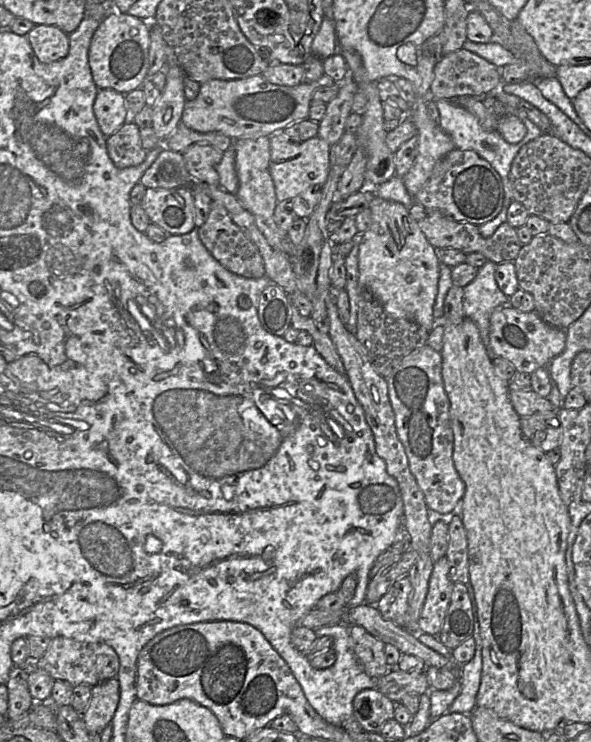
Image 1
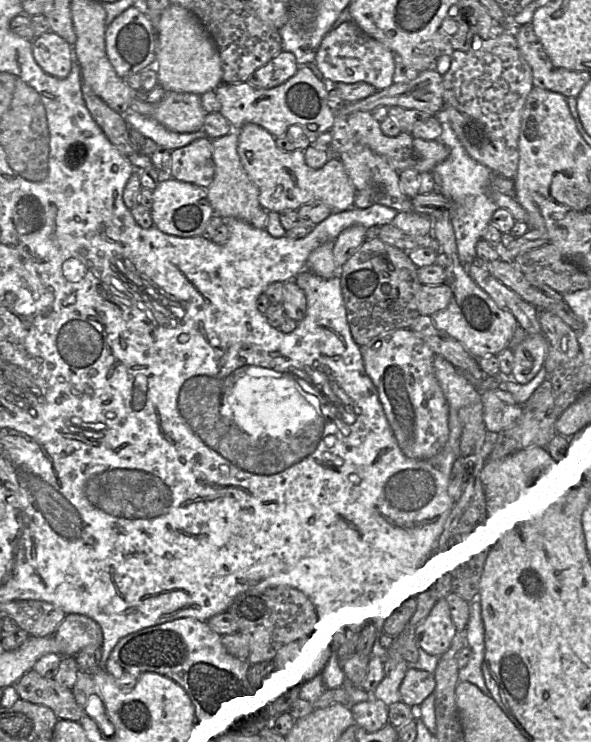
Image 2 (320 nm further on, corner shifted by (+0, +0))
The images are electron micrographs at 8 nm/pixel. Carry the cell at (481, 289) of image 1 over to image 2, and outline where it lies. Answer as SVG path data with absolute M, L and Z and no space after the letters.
M441 110L436 115L442 127L439 141L449 149L446 160L436 165L431 174L435 181L435 191L443 194L452 204L452 218L459 260L464 266L477 259L476 244L490 224L492 215L499 209L488 197L487 189L492 185L491 169L471 158L454 133L445 113Z

